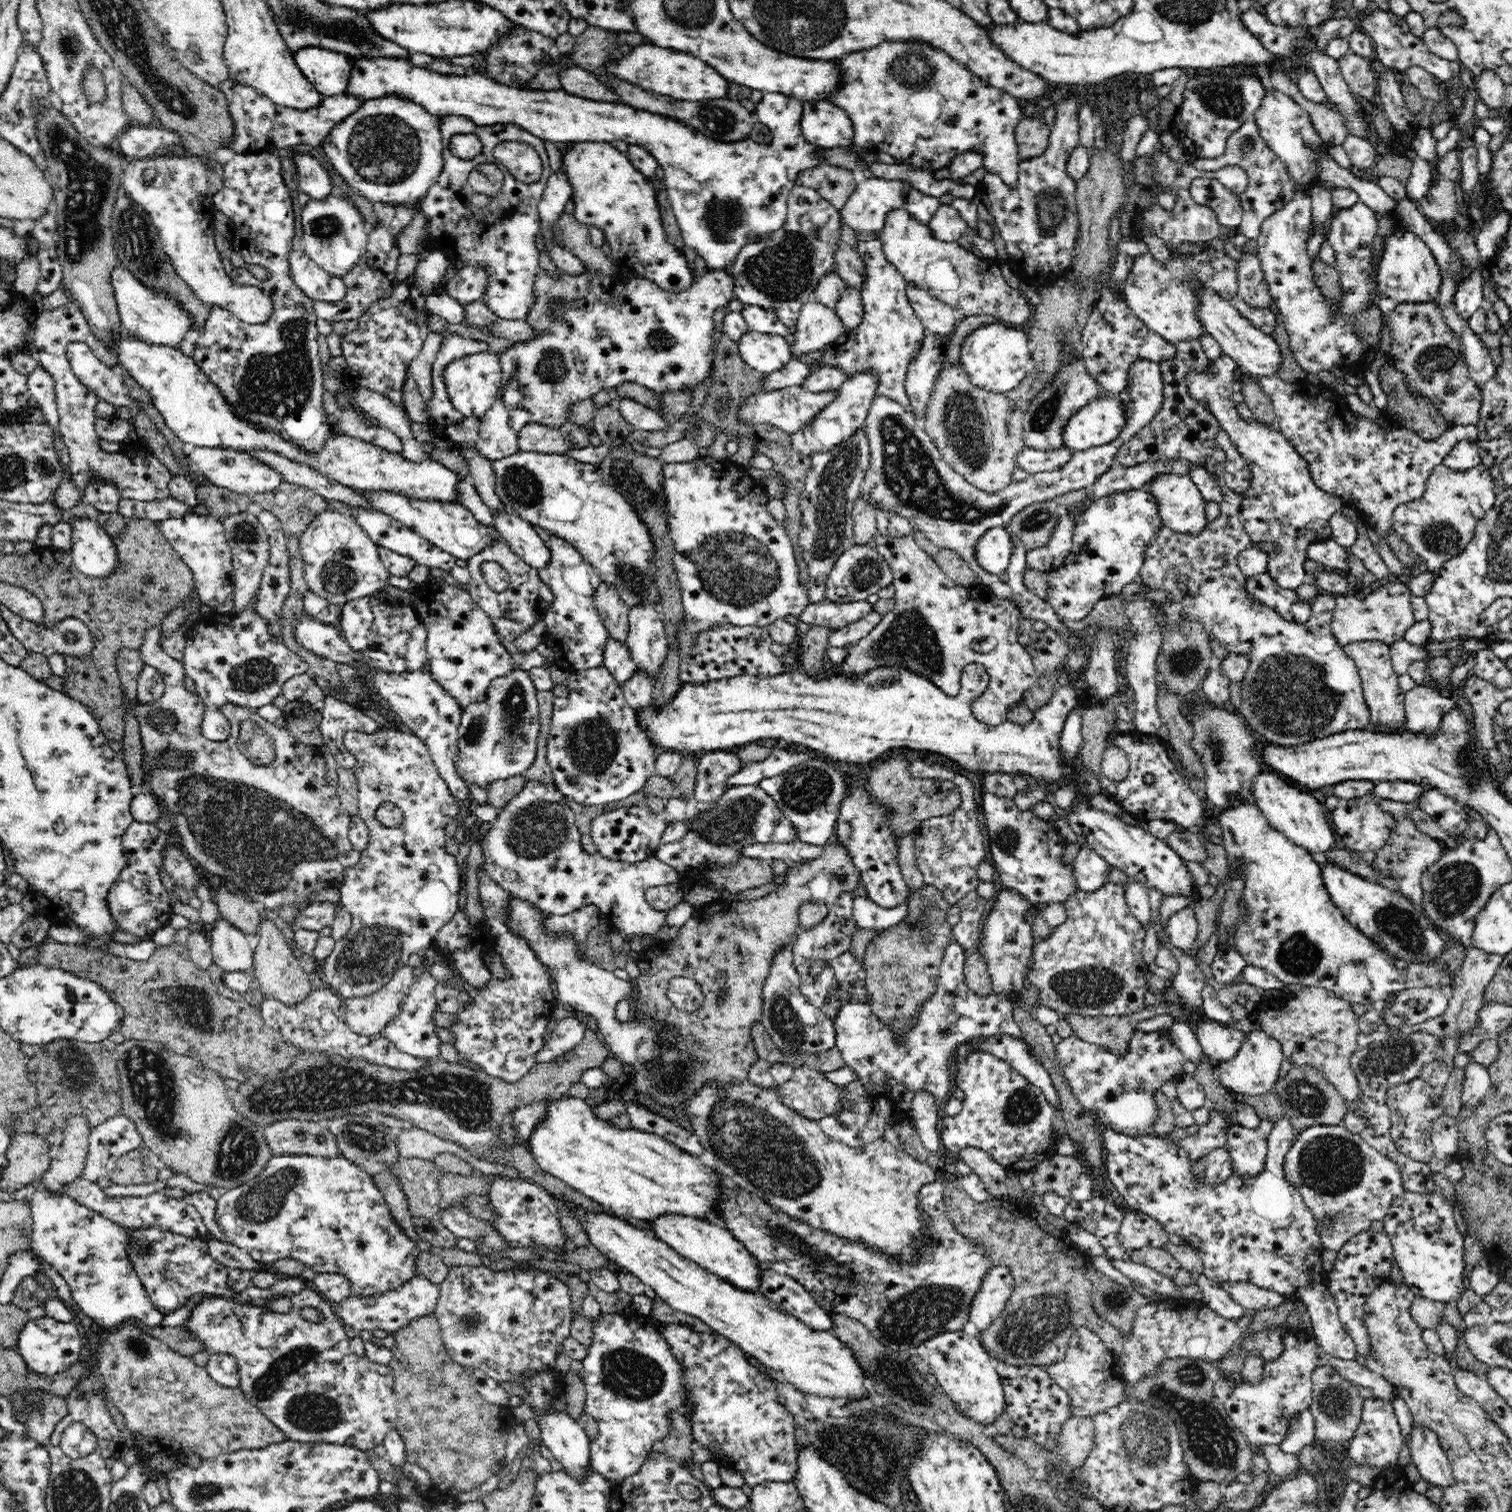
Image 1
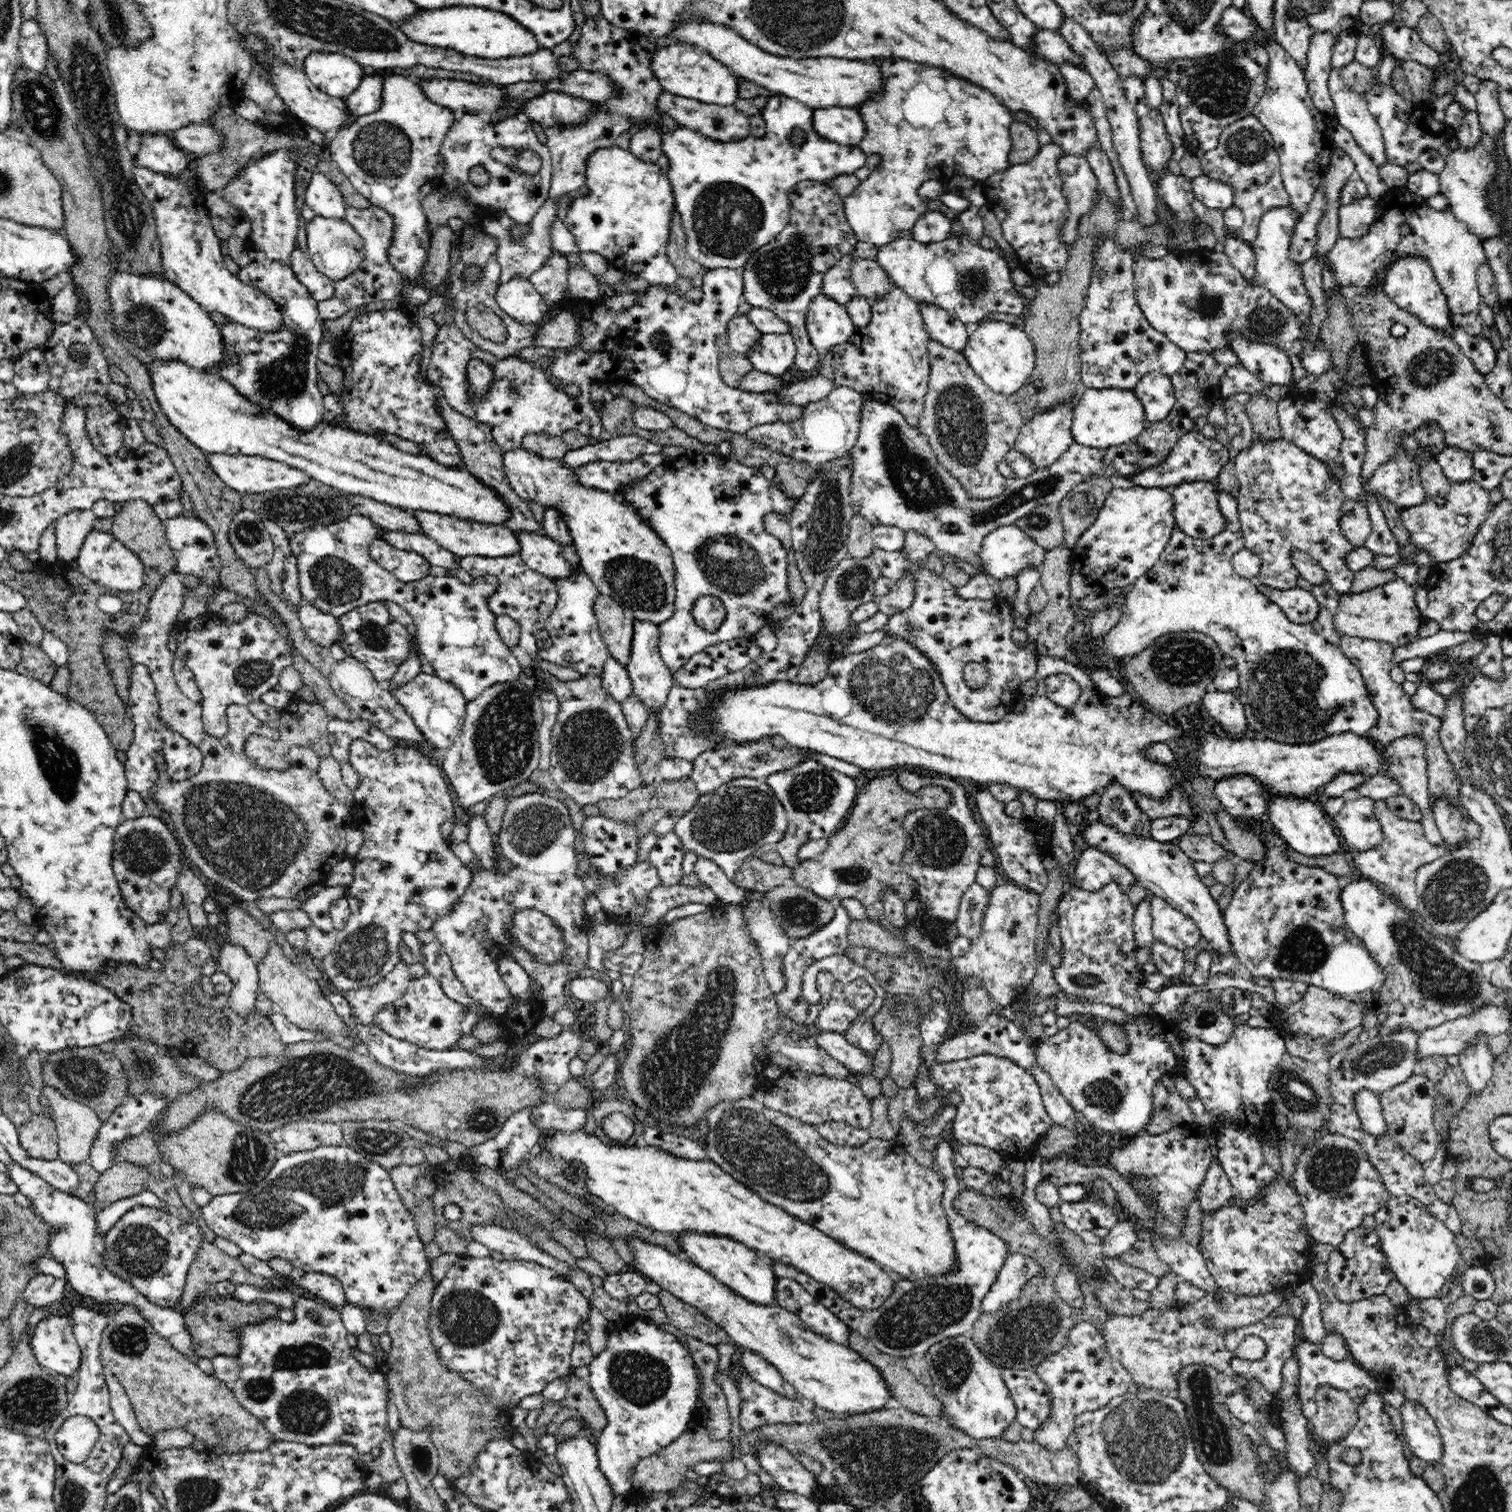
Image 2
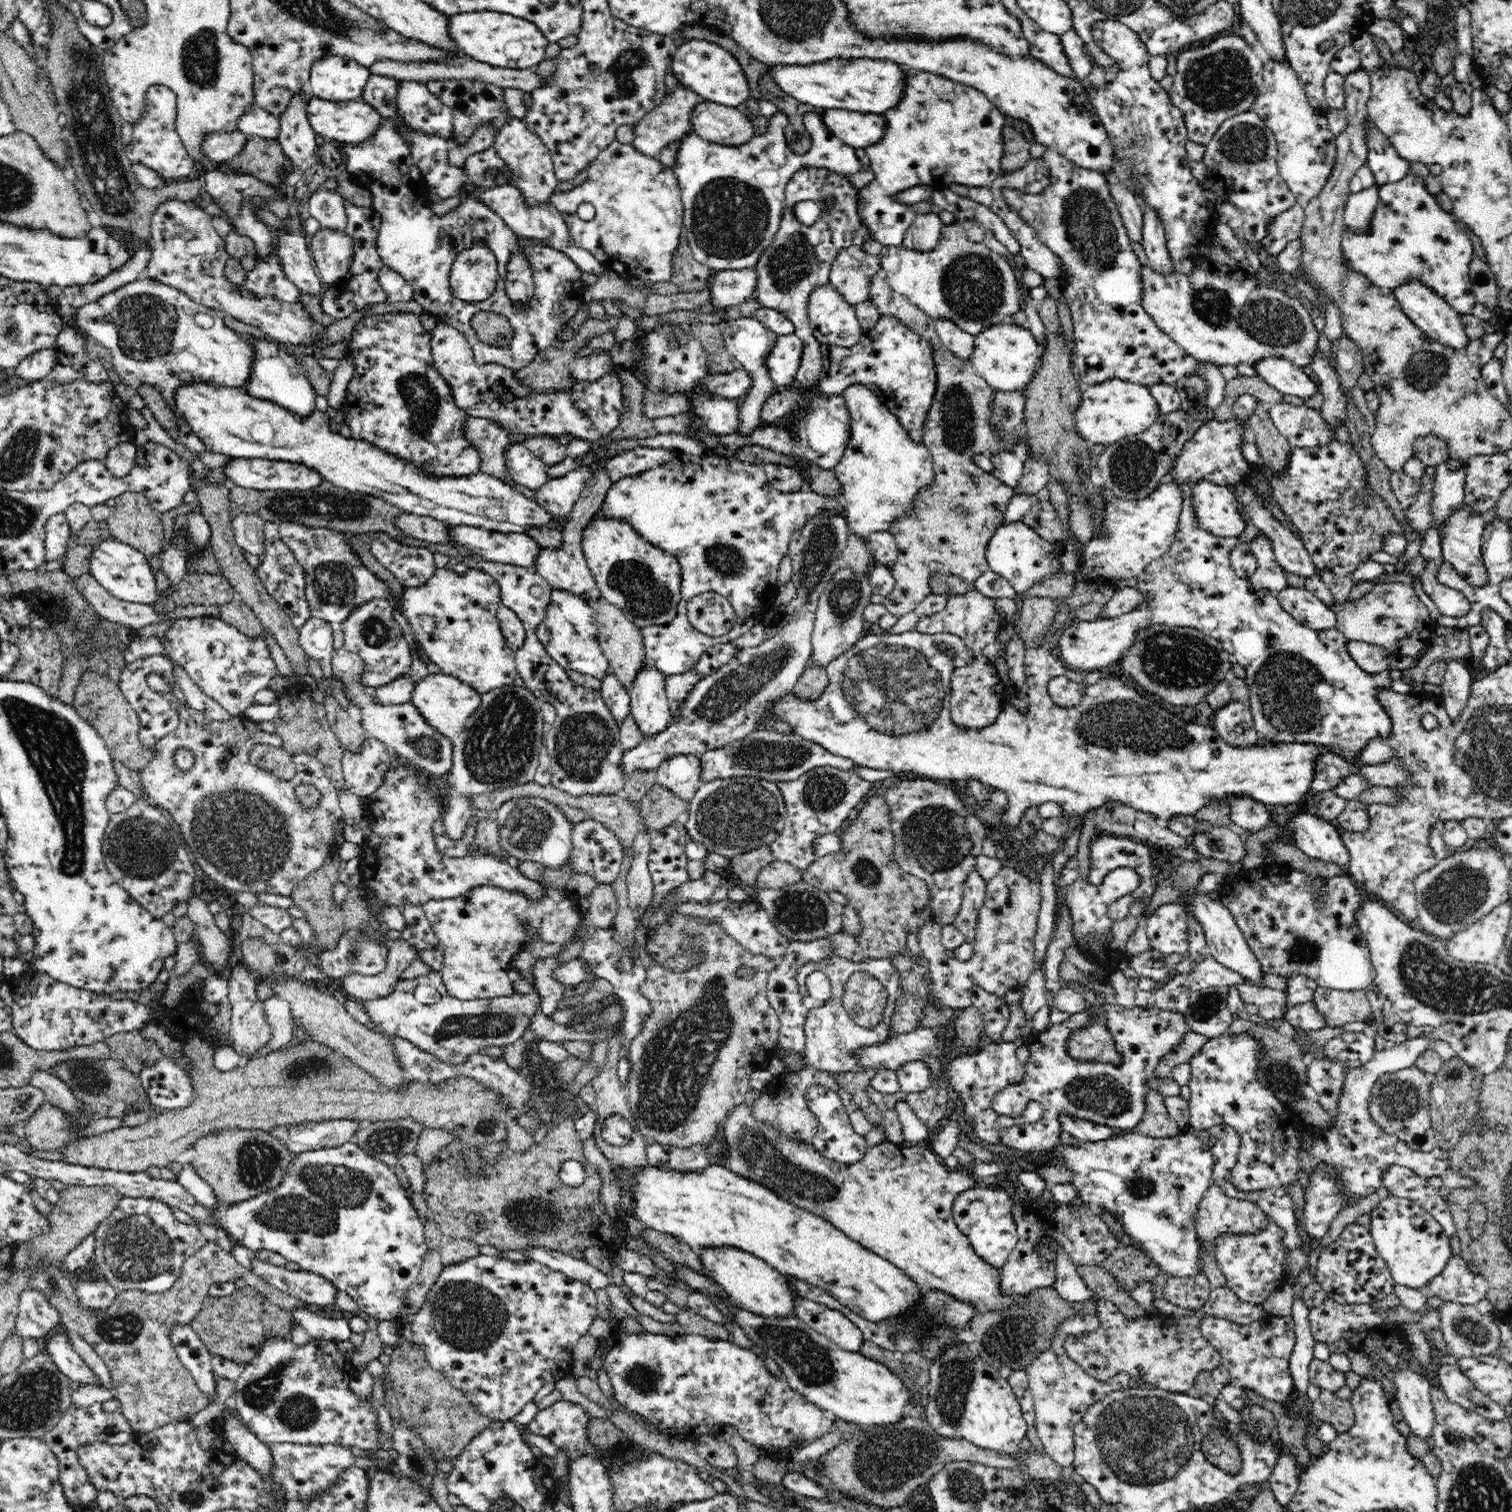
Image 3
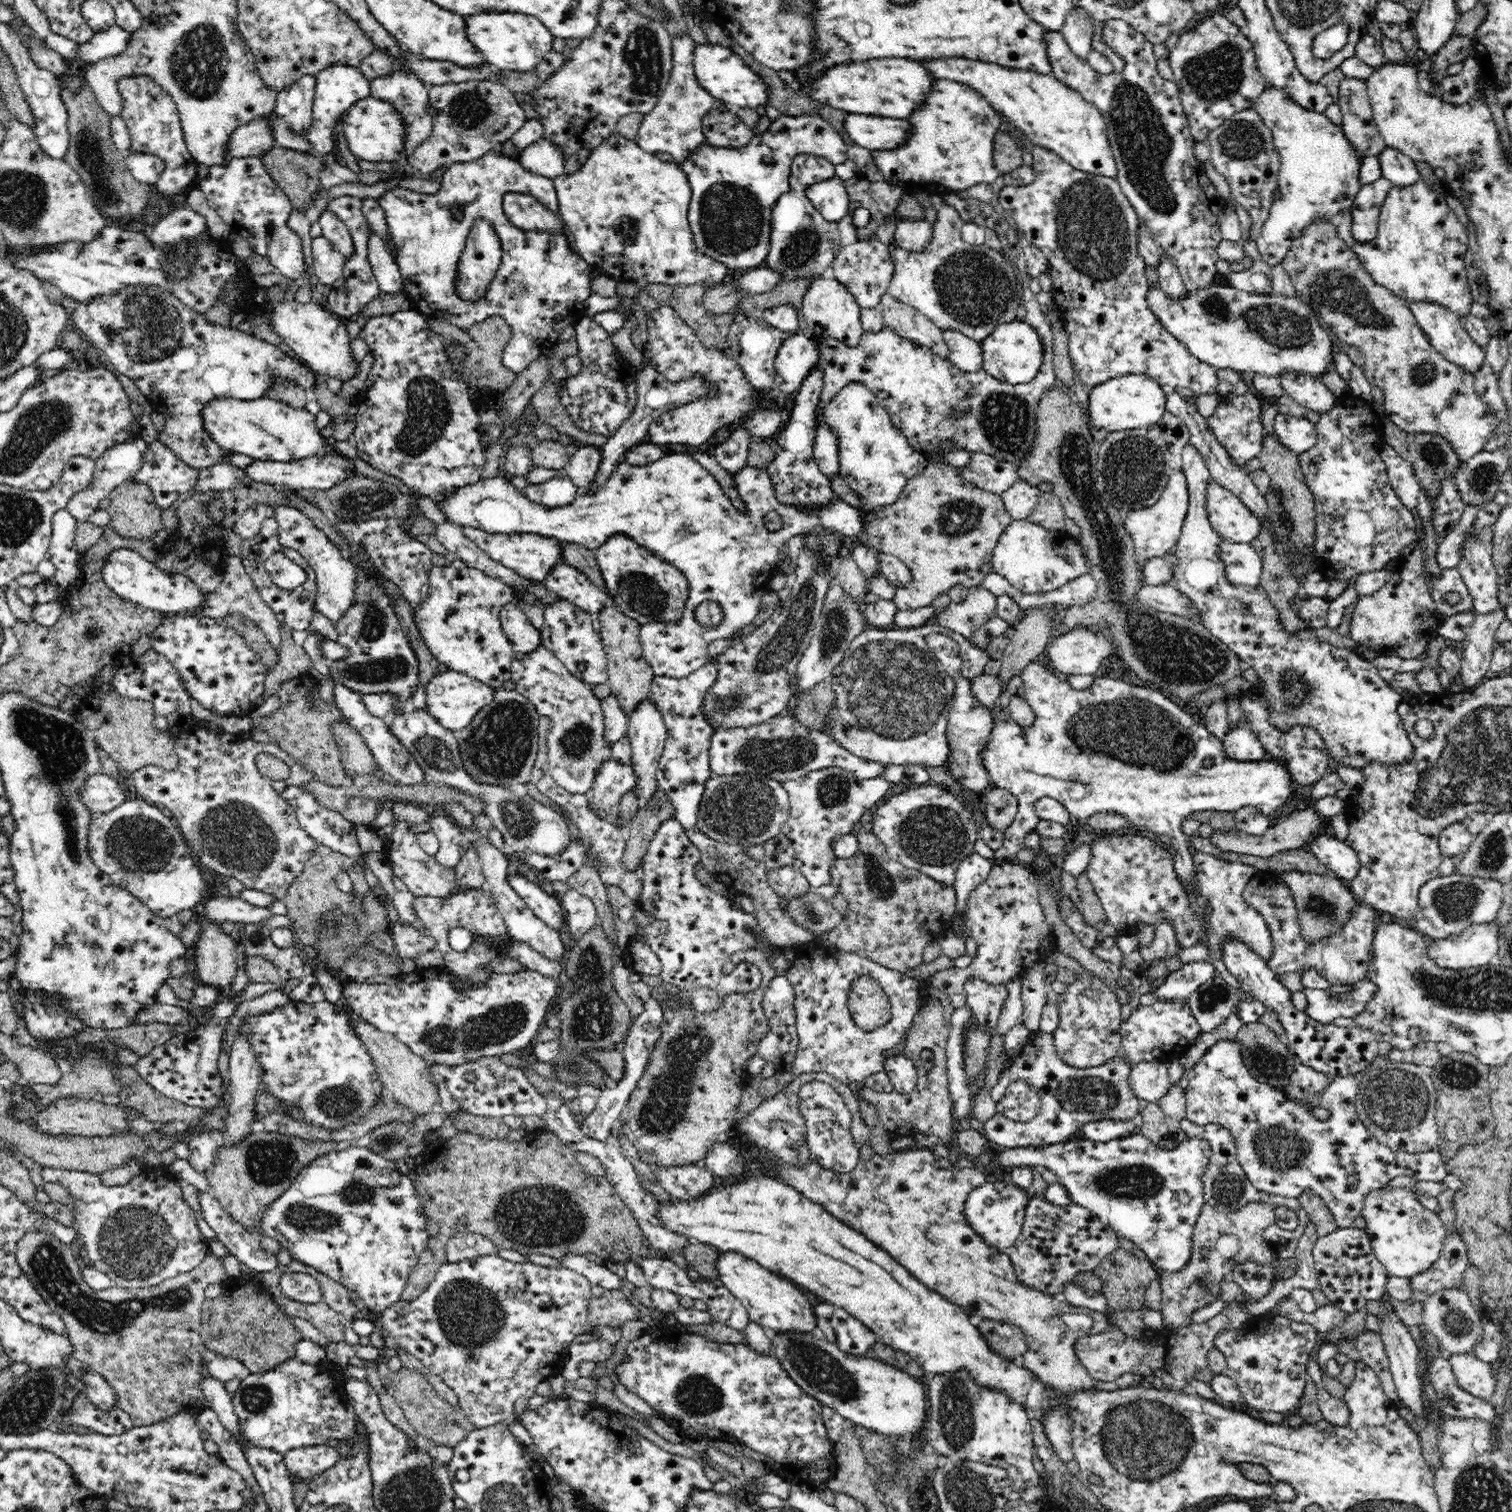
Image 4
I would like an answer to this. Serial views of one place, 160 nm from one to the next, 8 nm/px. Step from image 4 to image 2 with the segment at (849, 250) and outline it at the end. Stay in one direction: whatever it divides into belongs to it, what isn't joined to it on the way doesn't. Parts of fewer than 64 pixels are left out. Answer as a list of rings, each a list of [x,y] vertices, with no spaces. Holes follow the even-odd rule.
[[[852,253],[845,255],[833,265],[823,276],[821,292],[830,296],[838,304],[845,305],[857,294],[855,284],[852,282],[852,265],[858,261]]]

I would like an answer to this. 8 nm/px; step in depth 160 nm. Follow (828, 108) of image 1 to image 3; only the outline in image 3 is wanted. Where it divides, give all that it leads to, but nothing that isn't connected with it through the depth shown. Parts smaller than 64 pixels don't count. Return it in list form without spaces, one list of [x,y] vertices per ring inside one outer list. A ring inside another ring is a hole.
[[[825,109],[821,118],[832,135],[854,149],[874,146],[886,134],[886,121],[879,114]]]

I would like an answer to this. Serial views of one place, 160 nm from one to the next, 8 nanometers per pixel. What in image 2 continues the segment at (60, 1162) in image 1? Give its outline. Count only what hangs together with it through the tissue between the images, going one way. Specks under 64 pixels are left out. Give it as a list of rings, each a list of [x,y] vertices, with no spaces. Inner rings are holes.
[[[44,1085],[42,1094],[50,1101],[50,1107],[54,1111],[53,1118],[58,1137],[59,1160],[68,1165],[89,1162],[90,1150],[92,1150],[92,1144],[94,1144],[93,1140],[100,1132],[102,1120],[100,1120],[92,1108],[64,1097],[54,1086]]]

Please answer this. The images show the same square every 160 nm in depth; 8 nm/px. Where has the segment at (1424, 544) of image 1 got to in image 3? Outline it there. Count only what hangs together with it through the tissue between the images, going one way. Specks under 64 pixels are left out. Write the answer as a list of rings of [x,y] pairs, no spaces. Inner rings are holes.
[[[1426,467],[1424,476],[1419,480],[1420,492],[1416,502],[1407,508],[1407,523],[1418,534],[1425,534],[1432,524],[1432,490],[1436,478],[1436,467]],[[1464,504],[1458,507],[1457,511],[1449,516],[1439,528],[1442,532],[1441,556],[1446,564],[1450,563],[1459,576],[1464,577],[1473,587],[1483,587],[1487,585],[1488,575],[1483,561],[1483,530],[1486,526],[1483,515],[1476,509]]]

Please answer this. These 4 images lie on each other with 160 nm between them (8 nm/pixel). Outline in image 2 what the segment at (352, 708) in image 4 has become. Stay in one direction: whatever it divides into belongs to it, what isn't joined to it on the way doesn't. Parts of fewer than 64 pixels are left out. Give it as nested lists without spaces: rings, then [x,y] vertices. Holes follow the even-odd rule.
[[[302,604],[298,612],[302,629],[311,642],[323,649],[336,643],[341,629],[338,619],[320,612],[312,604]]]

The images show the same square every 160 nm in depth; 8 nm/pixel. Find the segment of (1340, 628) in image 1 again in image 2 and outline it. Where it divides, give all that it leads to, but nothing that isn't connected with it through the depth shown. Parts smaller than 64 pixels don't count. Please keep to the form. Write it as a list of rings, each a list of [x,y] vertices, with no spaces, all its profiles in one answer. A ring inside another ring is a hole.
[[[1400,577],[1358,594],[1341,595],[1333,624],[1341,636],[1376,640],[1390,644],[1394,649],[1408,646],[1419,640],[1420,626],[1427,621],[1416,605],[1415,596],[1415,587]]]

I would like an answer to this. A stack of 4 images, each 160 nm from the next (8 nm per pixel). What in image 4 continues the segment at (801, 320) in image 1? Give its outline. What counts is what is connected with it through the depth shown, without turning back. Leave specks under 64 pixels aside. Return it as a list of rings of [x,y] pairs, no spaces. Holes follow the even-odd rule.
[[[823,276],[815,277],[801,300],[804,324],[812,332],[809,337],[819,339],[829,336],[848,346],[857,345],[865,333],[860,320],[860,309],[855,296],[852,296],[846,286],[834,277],[830,279]]]

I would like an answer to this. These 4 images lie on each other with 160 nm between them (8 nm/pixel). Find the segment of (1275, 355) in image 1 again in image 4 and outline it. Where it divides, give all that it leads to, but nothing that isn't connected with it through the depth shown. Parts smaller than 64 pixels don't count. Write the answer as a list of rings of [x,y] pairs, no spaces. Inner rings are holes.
[[[1292,371],[1280,375],[1279,381],[1284,393],[1307,410],[1320,414],[1334,410],[1337,397],[1316,377]]]

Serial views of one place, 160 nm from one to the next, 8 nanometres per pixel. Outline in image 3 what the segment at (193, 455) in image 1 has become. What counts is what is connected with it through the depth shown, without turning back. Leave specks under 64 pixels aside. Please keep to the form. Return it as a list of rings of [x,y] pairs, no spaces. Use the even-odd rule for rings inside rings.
[[[230,459],[222,471],[229,478],[229,484],[261,491],[310,490],[324,481],[316,469],[308,468],[304,464],[266,459]]]

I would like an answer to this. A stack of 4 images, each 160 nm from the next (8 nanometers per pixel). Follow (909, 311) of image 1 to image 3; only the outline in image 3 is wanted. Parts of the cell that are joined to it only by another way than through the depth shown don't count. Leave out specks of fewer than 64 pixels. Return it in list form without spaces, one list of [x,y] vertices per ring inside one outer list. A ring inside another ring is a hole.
[[[881,315],[874,328],[864,330],[858,344],[848,348],[824,347],[823,370],[816,390],[819,395],[839,395],[852,384],[867,386],[884,402],[885,408],[896,415],[910,438],[922,443],[925,420],[937,389],[932,351],[925,338],[908,329],[896,317]]]

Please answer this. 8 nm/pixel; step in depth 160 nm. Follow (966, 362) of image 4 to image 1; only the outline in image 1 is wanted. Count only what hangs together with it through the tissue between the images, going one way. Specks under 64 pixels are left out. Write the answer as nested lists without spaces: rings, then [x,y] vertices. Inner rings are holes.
[[[907,283],[907,297],[925,331],[950,340],[958,325],[956,310],[932,297],[928,291],[912,286],[912,283]]]

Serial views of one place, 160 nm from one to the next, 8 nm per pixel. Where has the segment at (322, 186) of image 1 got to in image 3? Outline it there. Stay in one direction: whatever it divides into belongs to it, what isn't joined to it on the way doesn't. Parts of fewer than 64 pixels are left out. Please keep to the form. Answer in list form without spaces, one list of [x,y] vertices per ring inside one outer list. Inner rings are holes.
[[[319,188],[310,196],[305,214],[316,218],[321,227],[344,231],[348,218],[345,204],[345,199],[337,191]]]

